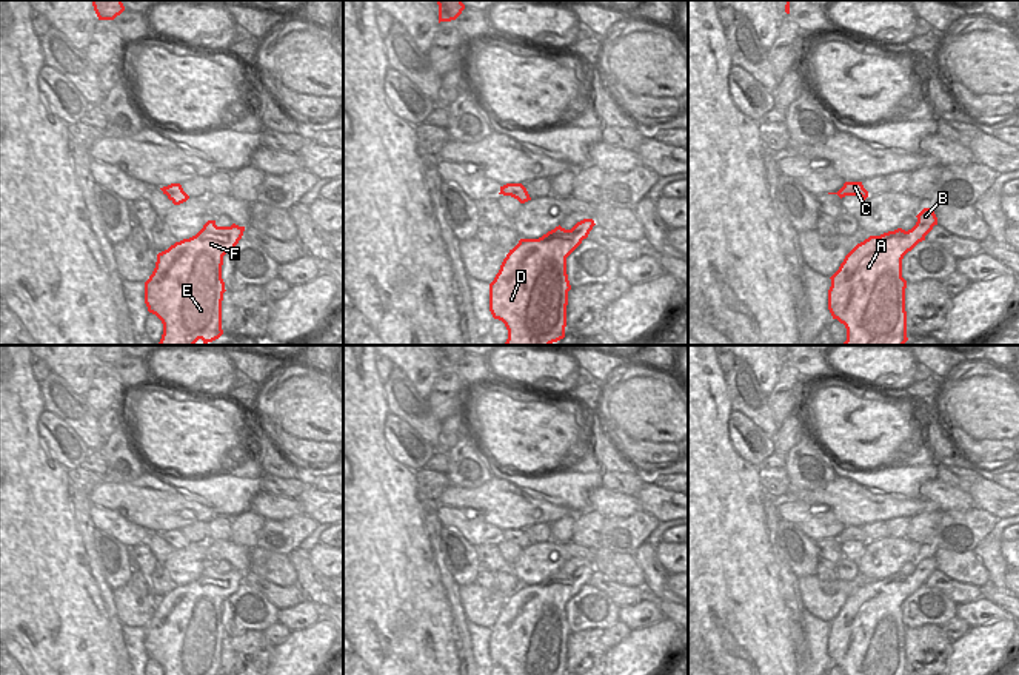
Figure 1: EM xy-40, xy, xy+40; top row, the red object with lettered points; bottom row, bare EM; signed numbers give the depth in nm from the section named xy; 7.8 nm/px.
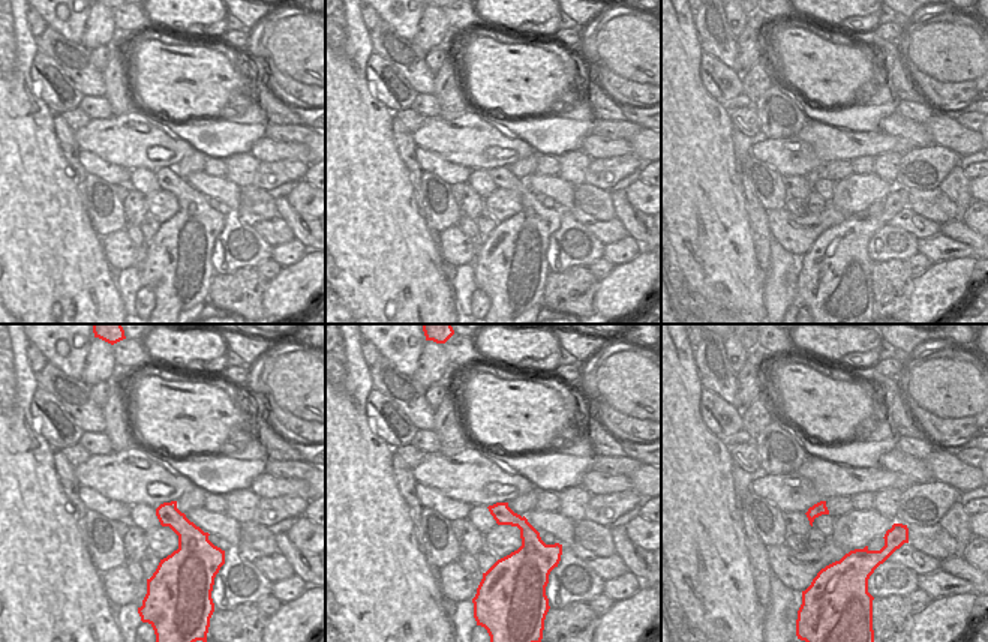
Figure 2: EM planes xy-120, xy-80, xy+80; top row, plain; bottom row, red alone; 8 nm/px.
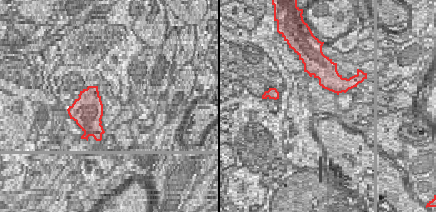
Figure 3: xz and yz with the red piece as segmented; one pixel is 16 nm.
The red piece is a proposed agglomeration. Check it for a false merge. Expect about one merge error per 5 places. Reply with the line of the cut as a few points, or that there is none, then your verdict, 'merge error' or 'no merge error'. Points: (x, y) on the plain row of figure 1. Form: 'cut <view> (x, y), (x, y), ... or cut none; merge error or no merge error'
cut none; no merge error

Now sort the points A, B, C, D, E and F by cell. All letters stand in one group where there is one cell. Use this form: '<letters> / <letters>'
A B C D E F

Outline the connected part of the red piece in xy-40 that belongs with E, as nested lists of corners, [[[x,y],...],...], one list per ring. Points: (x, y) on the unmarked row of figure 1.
[[[208,566],[192,583],[175,587],[157,599],[152,620],[145,627],[145,649],[155,660],[163,675],[222,675],[222,646],[225,627],[222,624],[223,601],[236,593],[245,572],[217,572]]]

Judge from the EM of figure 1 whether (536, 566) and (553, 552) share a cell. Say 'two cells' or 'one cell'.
one cell

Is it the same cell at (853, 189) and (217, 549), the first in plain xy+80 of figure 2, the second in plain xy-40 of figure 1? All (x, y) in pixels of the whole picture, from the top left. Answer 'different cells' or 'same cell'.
different cells

